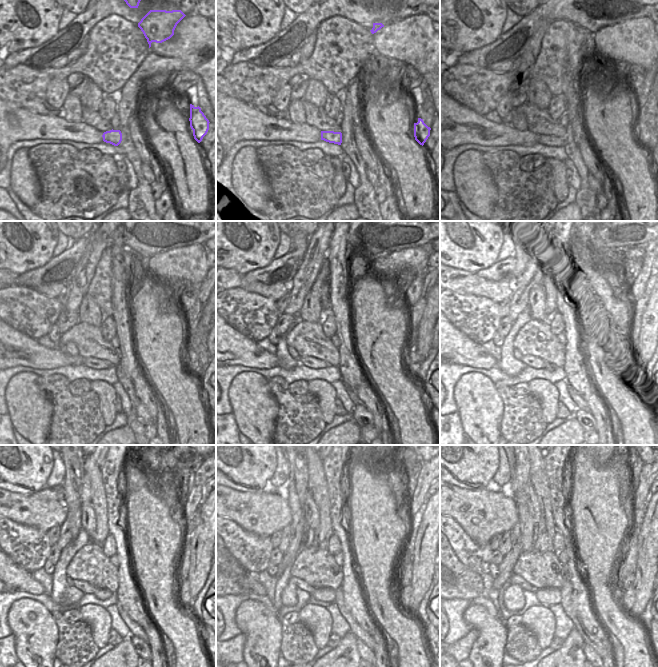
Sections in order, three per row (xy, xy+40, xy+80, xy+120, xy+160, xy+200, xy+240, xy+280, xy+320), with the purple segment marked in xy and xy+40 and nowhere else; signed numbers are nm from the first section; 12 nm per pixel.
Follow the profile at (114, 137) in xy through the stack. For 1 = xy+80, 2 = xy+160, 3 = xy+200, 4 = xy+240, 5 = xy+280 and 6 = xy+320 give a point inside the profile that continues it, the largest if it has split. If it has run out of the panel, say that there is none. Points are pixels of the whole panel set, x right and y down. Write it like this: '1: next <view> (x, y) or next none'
1: next xy+80 (547, 140)
2: next xy+160 (308, 361)
3: next xy+200 (532, 361)
4: next xy+240 (85, 587)
5: next xy+280 (303, 585)
6: next xy+320 (527, 586)

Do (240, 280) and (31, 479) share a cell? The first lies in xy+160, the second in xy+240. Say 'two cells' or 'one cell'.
two cells

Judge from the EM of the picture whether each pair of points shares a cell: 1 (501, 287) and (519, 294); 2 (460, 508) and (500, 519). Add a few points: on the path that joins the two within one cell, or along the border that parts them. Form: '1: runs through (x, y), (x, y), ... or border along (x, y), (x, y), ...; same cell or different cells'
1: border along (512, 283), (513, 293), (510, 296); different cells
2: runs through (470, 509), (484, 515), (490, 515); same cell

